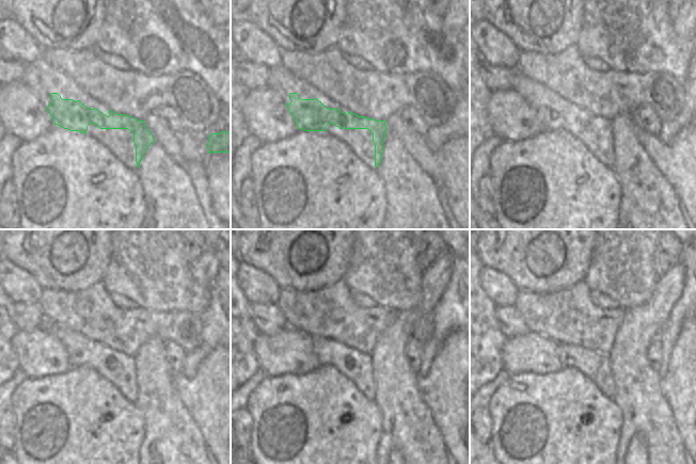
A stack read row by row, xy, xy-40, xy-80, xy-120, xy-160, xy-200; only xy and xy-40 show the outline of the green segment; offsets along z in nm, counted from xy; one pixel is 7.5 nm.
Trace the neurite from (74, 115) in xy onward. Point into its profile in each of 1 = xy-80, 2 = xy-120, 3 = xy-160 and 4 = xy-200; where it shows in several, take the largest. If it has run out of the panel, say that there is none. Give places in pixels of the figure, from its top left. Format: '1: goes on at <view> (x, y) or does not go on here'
1: goes on at xy-80 (555, 113)
2: goes on at xy-120 (81, 351)
3: goes on at xy-160 (326, 351)
4: goes on at xy-200 (571, 356)

